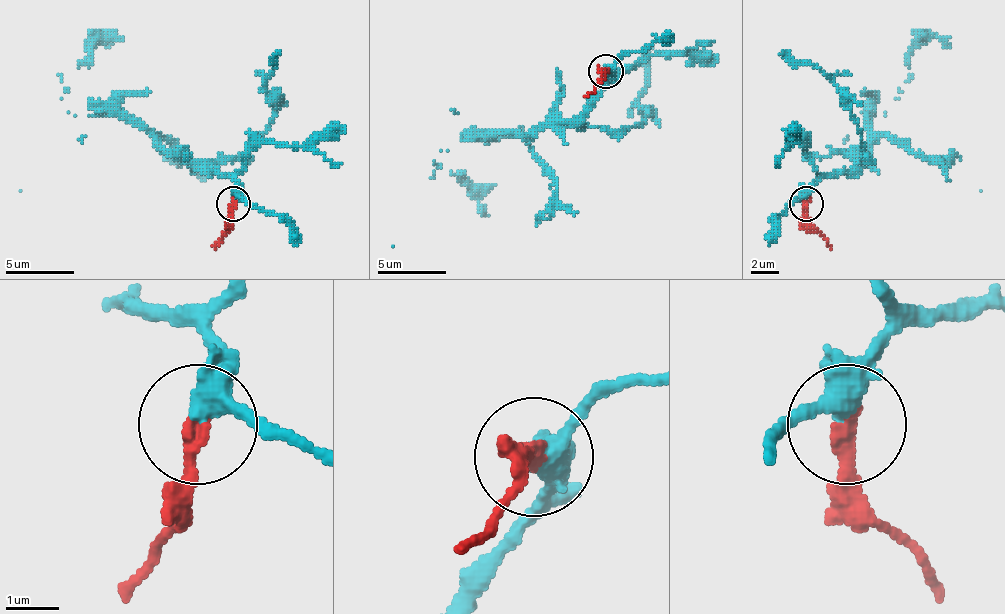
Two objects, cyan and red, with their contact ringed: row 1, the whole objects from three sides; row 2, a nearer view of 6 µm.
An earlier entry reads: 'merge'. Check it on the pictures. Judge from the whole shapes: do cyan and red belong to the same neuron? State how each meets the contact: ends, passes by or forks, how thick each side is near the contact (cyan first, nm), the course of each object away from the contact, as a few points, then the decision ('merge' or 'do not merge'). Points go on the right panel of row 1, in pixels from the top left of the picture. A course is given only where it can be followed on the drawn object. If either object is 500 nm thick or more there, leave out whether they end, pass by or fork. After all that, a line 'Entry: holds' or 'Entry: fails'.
cyan passes by; red ends there; 360 nm thick on the cyan side, 280 nm on the other; cyan runs (807, 201), (817, 184), (858, 160), (871, 116), (885, 112), (899, 99), (916, 47), (936, 37), (950, 47); red runs (807, 204), (813, 228), (830, 249); merge
Entry: holds

